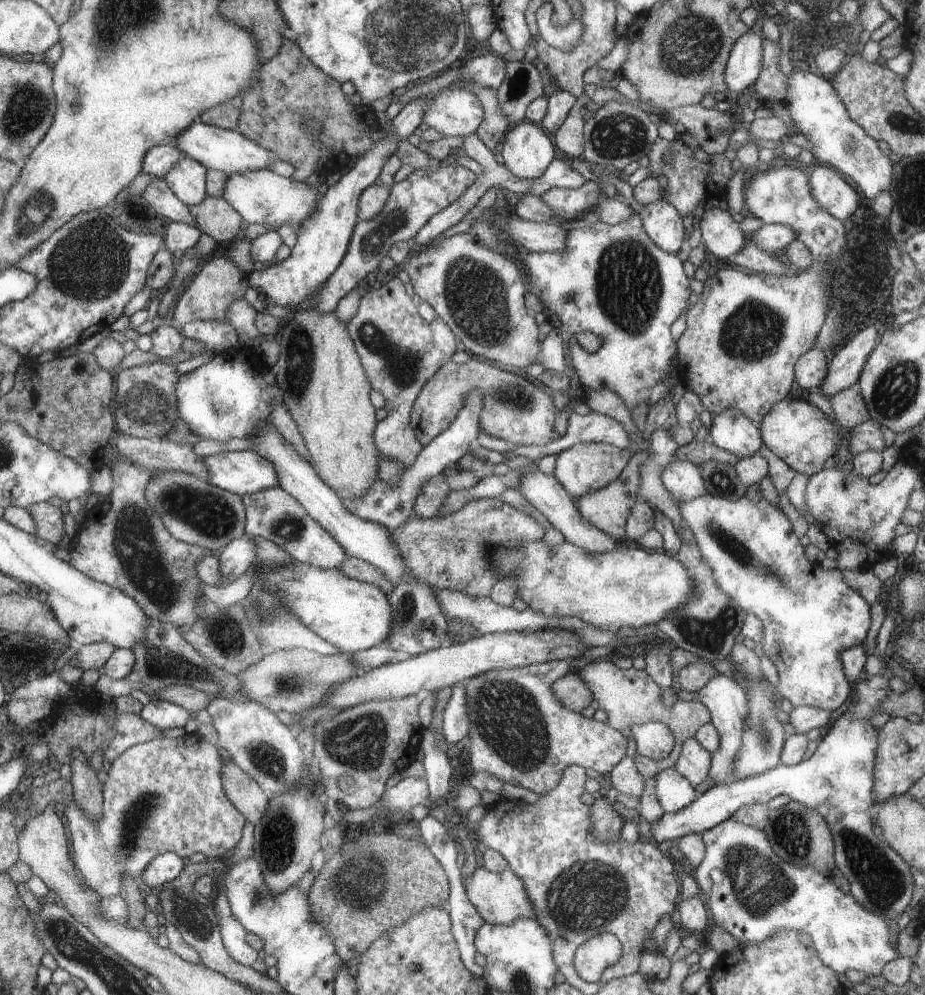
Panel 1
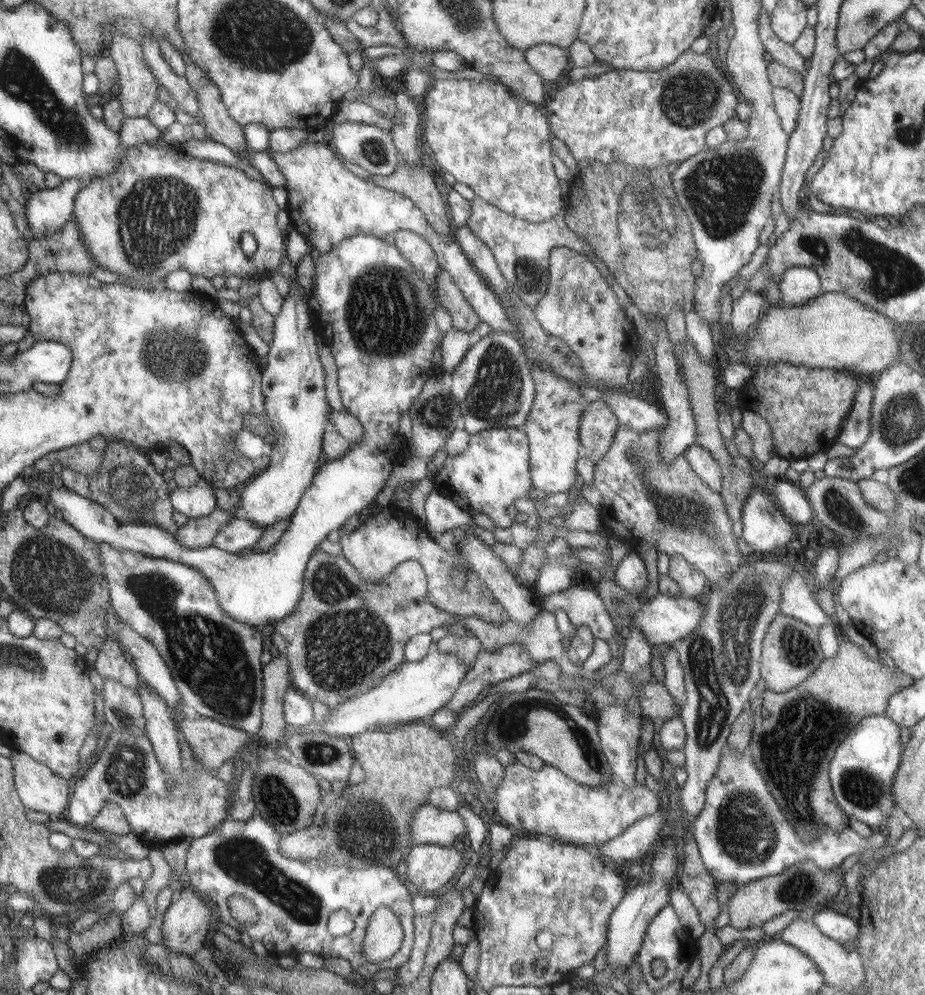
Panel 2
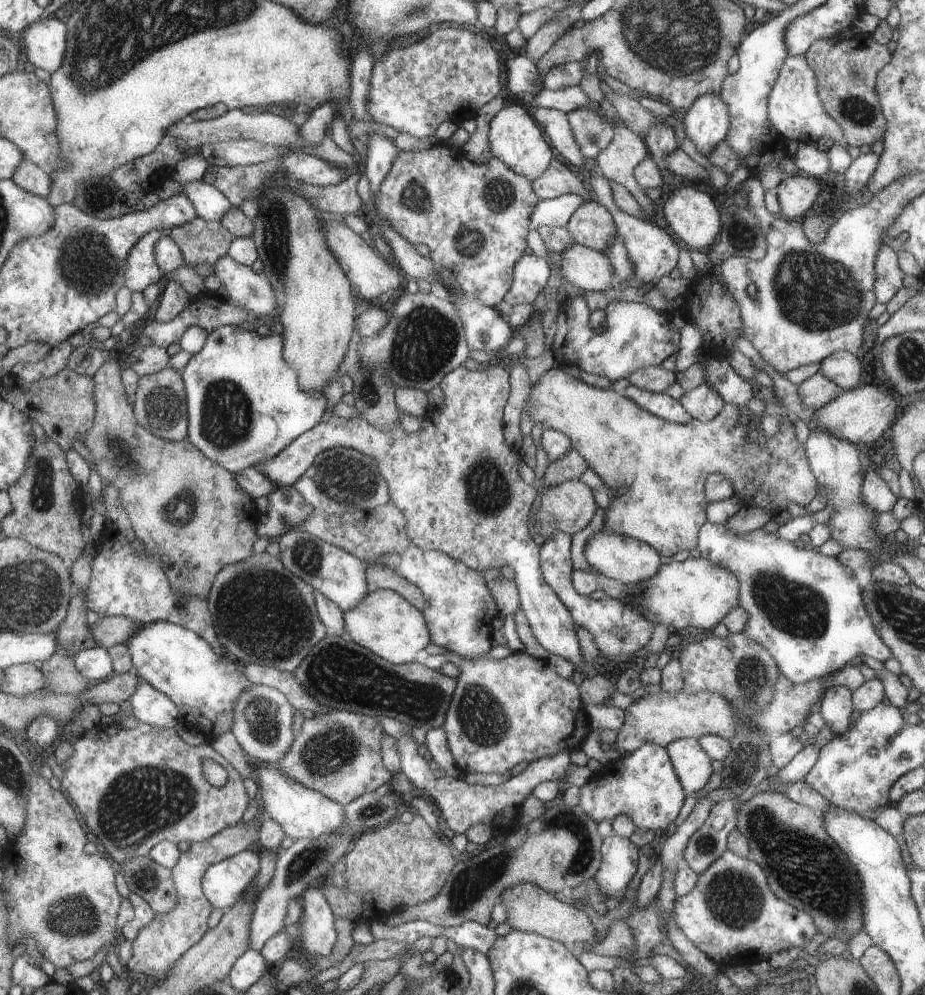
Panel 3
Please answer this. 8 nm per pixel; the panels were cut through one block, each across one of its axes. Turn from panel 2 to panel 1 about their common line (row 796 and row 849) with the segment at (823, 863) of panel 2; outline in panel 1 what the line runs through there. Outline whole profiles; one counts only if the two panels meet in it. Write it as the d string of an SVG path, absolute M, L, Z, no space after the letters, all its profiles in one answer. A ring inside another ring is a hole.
M734 817L726 819L724 822L717 824L714 828L701 832L705 841L705 857L700 864L693 869L693 877L697 879L699 886L701 887L701 895L706 902L706 906L711 914L711 929L716 926L725 928L734 938L740 943L757 943L766 940L769 936L777 933L782 929L796 929L803 933L809 934L810 938L815 944L815 949L819 952L819 957L822 958L826 966L834 969L838 974L846 974L847 971L860 971L866 976L878 976L883 973L883 970L890 961L894 961L899 957L898 949L896 948L897 936L899 935L898 919L889 919L882 914L874 914L874 912L868 910L865 906L854 898L852 893L844 893L834 883L833 875L826 875L822 871L819 871L815 866L808 865L802 868L798 868L794 863L786 862L771 845L771 840L766 834L764 829L759 829L755 826L747 825Z

